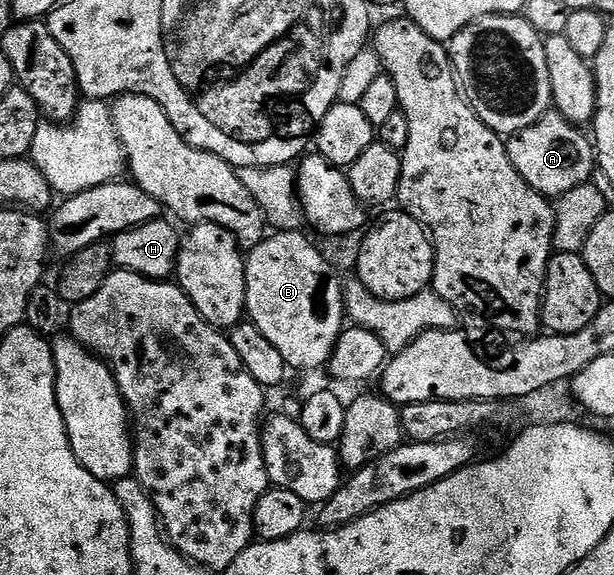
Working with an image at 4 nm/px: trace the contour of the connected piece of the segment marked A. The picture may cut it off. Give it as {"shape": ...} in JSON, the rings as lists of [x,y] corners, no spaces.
{"shape":[[[549,110],[528,129],[518,131],[505,140],[506,152],[520,177],[532,189],[547,197],[561,197],[572,189],[591,182],[596,171],[596,152],[593,142],[581,126],[569,123],[556,110]]]}

